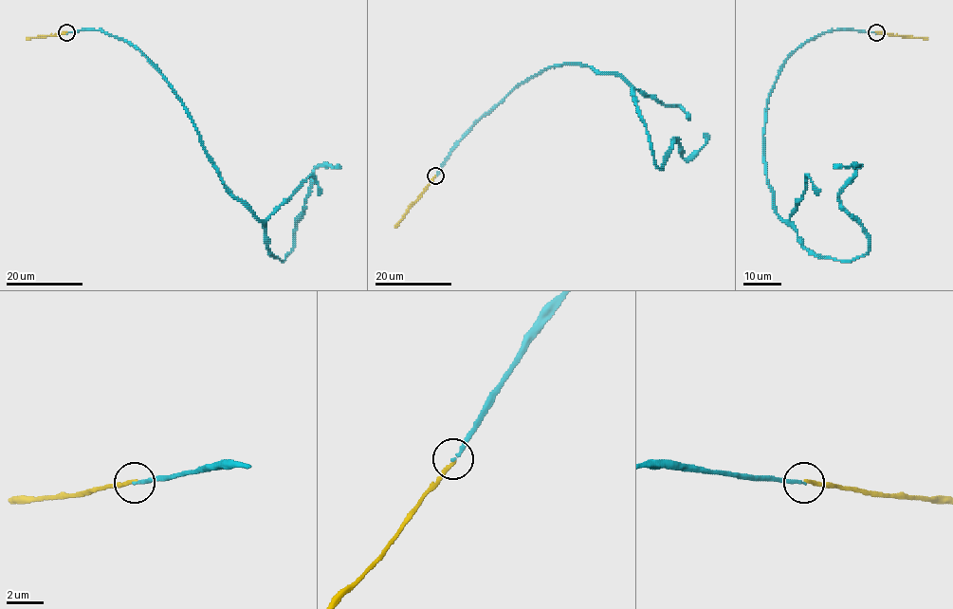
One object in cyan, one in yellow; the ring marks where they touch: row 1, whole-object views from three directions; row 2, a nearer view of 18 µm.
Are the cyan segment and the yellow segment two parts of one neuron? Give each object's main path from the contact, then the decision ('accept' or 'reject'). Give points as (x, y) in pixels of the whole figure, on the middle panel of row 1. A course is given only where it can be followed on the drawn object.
cyan via (435, 175), (516, 85), (566, 63), (617, 73), (661, 168), (675, 138), (689, 158), (703, 133) | yellow via (435, 175), (394, 228) | reject

